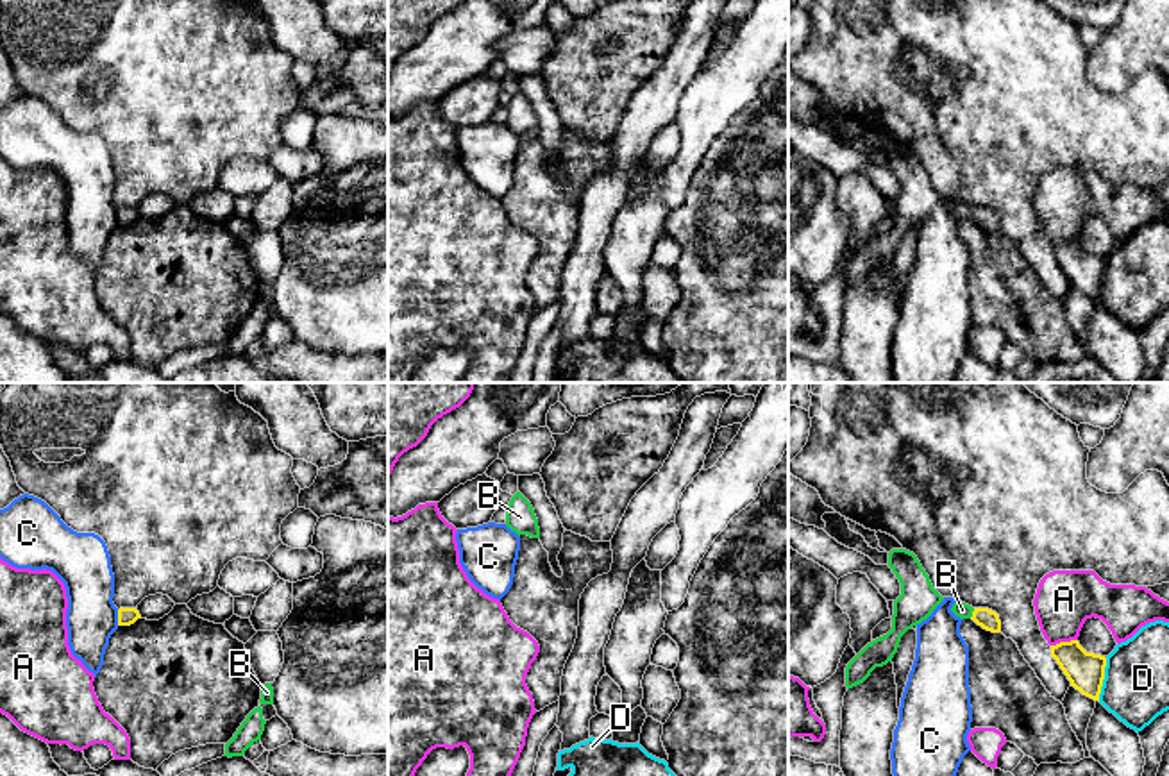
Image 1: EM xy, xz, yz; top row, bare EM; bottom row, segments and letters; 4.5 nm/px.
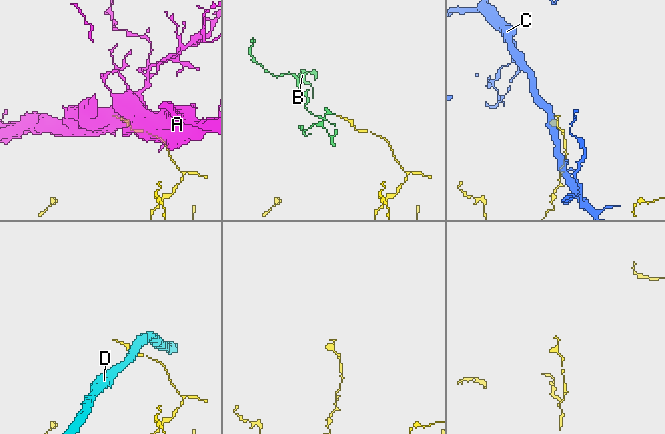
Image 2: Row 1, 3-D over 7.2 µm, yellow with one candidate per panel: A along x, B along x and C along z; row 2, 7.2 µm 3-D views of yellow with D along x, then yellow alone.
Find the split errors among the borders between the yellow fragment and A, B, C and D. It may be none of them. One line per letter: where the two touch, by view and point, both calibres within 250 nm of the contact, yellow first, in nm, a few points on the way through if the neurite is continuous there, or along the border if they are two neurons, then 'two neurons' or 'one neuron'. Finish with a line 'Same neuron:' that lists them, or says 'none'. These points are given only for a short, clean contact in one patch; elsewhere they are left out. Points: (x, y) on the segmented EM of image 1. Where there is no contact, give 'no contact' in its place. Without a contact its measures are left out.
A: meets yellow in yz at (1064, 642); 170 nm thick on the yellow side, 260 nm on the other; two neurons
B: meets yellow in yz at (973, 614); 90 nm thick on the yellow side, 70 nm on the other; runs through yz (987, 619), (973, 614), (962, 610); one neuron
C: meets yellow in xy at (118, 617); 80 nm thick on the yellow side, 240 nm on the other; two neurons
D: meets yellow in yz at (1103, 678); 170 nm thick on the yellow side, 300 nm on the other; two neurons
Same neuron: B

